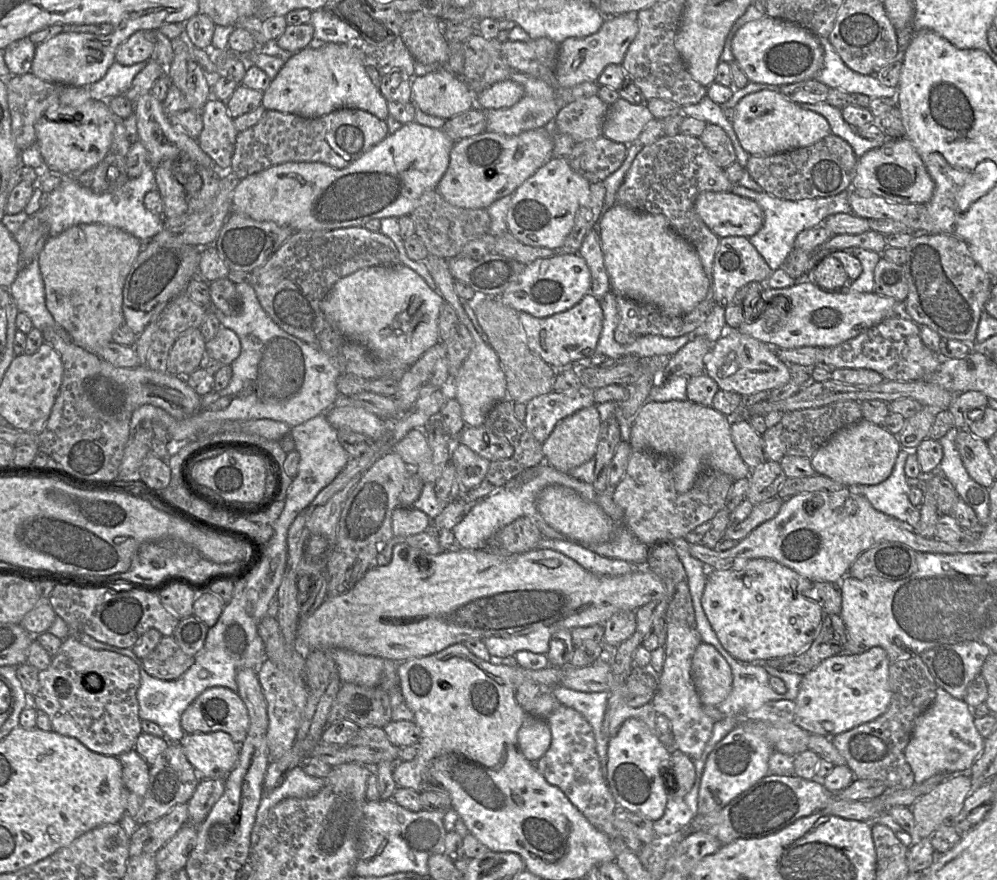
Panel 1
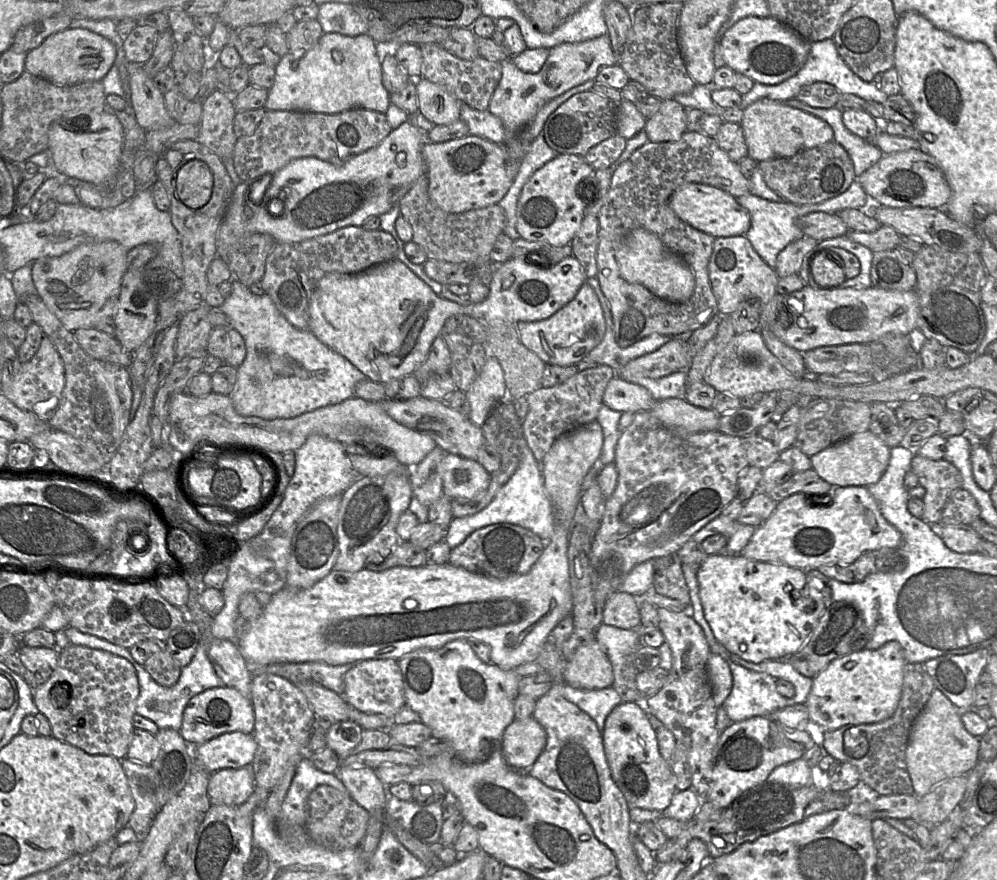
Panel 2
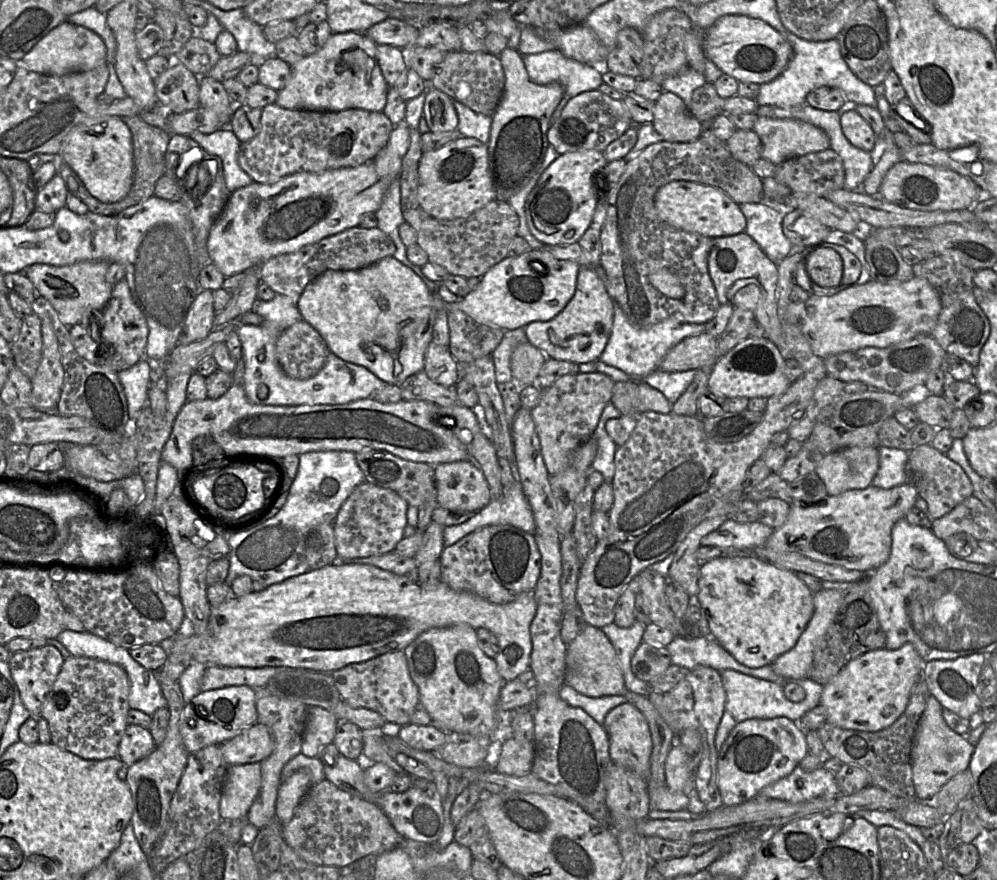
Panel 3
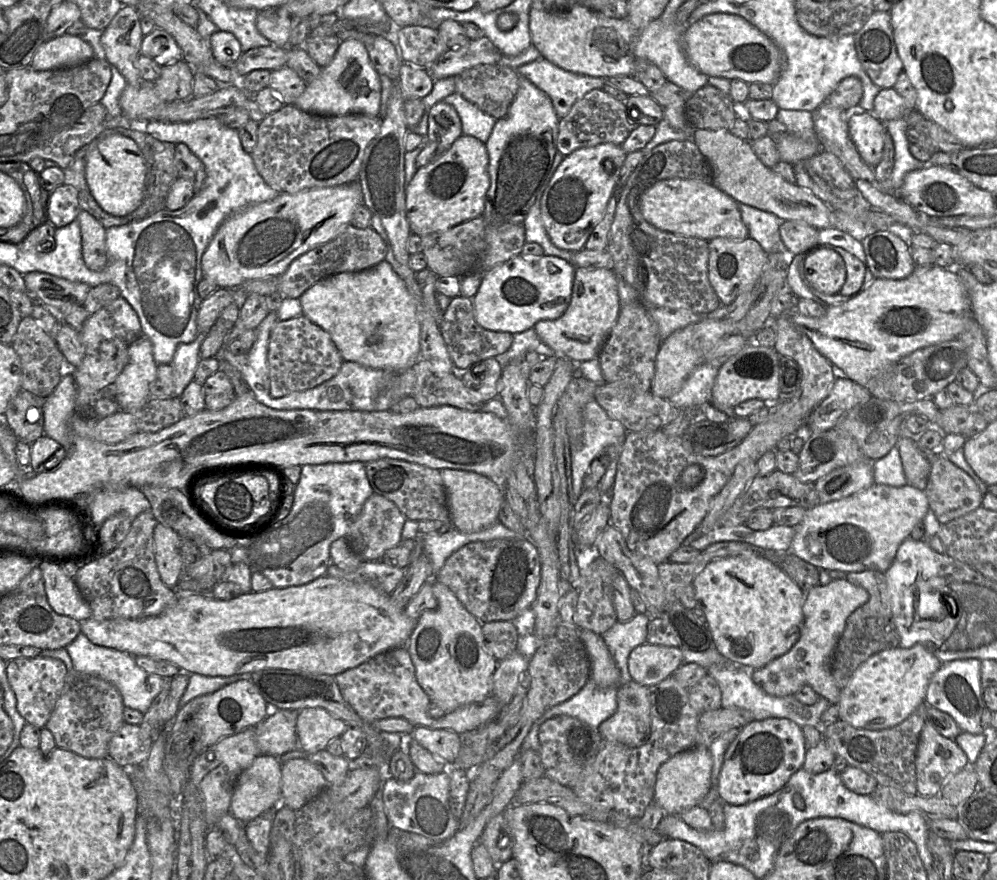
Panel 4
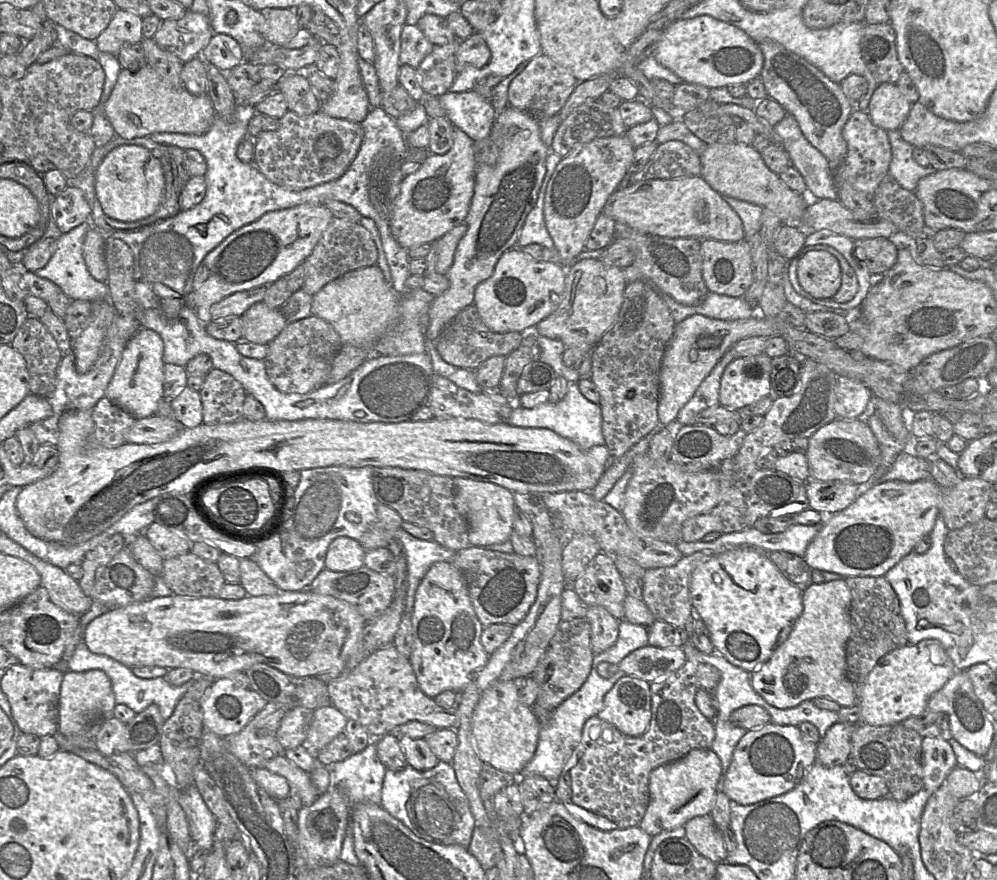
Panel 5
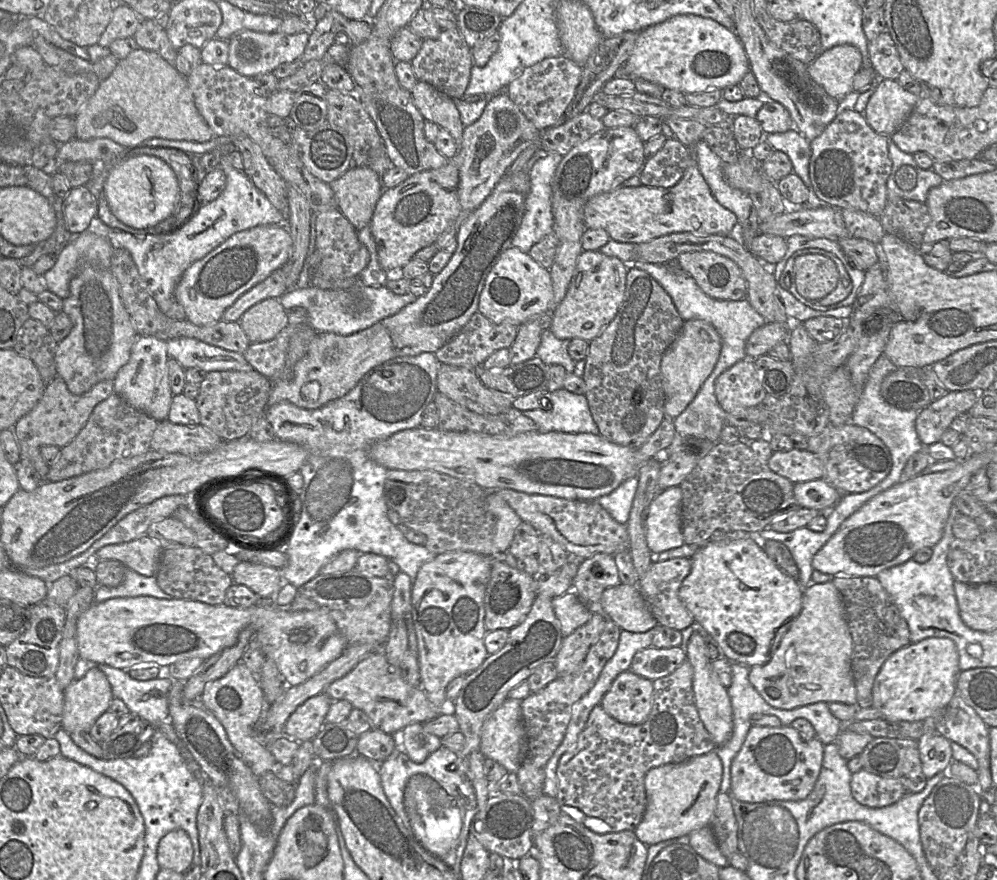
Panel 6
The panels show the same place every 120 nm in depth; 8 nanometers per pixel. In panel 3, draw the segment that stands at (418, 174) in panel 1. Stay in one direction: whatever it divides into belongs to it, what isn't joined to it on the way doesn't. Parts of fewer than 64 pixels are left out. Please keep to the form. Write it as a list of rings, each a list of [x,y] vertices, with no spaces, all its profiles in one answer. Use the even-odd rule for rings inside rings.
[[[406,124],[394,127],[388,142],[379,153],[372,160],[357,167],[339,168],[321,173],[301,171],[271,184],[271,189],[254,188],[253,182],[232,192],[209,233],[207,250],[210,263],[228,278],[250,269],[259,270],[259,267],[272,257],[295,252],[325,237],[358,227],[364,215],[375,213],[379,209],[391,183],[400,177],[401,161],[410,146],[409,129]]]

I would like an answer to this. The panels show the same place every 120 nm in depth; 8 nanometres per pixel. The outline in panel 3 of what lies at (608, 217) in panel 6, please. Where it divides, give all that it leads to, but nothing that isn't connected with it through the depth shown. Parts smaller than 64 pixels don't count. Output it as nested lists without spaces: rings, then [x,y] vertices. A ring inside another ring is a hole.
[[[672,181],[656,192],[654,205],[659,217],[670,226],[712,239],[743,233],[747,227],[740,205],[721,189],[709,185]]]

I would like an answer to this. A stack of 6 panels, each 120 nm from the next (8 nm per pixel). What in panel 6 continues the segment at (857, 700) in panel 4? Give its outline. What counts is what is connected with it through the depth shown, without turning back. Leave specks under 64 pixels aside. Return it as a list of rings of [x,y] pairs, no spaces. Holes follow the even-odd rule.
[[[927,638],[894,652],[881,667],[873,685],[873,706],[888,721],[934,718],[957,693],[960,674],[956,644],[948,638]]]

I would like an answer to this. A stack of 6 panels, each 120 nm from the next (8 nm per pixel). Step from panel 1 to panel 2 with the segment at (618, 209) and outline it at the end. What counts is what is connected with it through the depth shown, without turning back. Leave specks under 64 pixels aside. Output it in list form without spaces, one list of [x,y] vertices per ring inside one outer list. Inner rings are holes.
[[[636,229],[622,241],[615,253],[622,278],[631,284],[640,284],[651,293],[669,302],[686,302],[693,294],[695,279],[691,269],[679,256],[664,246],[652,232]]]

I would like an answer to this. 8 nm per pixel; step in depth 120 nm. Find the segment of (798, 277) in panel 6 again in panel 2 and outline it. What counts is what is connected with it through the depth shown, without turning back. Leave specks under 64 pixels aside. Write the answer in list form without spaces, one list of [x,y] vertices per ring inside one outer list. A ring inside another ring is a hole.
[[[819,251],[811,262],[811,273],[818,285],[823,288],[835,288],[845,280],[845,266],[841,257],[834,251]]]

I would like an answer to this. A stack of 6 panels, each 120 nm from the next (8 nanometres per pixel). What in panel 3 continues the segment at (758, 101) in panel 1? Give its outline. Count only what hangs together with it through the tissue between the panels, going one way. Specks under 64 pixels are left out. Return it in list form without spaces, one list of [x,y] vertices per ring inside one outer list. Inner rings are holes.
[[[761,116],[753,131],[762,143],[761,158],[775,165],[830,148],[829,136],[822,129],[801,120]]]

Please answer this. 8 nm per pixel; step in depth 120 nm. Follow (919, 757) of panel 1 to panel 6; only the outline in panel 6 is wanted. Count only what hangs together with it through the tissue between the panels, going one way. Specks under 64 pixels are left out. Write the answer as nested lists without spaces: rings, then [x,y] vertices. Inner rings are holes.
[[[925,734],[919,740],[919,755],[927,779],[945,770],[952,763],[951,741],[940,734]]]

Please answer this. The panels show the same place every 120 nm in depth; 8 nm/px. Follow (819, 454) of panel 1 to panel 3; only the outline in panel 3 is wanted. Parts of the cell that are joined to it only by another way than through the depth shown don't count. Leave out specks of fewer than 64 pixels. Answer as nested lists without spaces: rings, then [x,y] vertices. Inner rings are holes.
[[[855,446],[825,455],[815,472],[824,482],[829,496],[836,496],[848,490],[860,490],[872,486],[879,465],[878,448]]]

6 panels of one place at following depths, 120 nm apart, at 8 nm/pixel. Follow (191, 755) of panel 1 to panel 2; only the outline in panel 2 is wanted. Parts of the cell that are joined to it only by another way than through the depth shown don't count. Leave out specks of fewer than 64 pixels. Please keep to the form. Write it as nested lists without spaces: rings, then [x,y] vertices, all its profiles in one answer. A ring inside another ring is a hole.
[[[229,732],[194,746],[194,759],[210,774],[250,766],[257,749],[253,734]]]

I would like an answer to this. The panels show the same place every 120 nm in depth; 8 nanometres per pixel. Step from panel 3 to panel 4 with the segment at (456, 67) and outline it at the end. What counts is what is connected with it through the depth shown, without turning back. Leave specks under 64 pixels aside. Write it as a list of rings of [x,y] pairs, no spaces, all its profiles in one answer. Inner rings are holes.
[[[502,61],[464,70],[455,79],[455,92],[495,119],[506,115],[518,91],[517,71]]]

